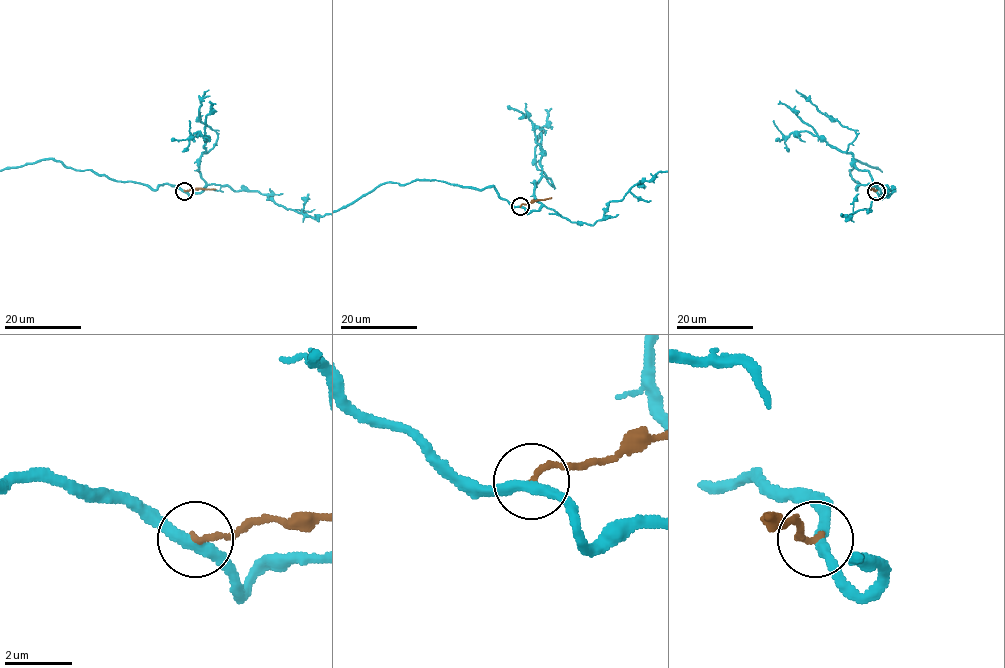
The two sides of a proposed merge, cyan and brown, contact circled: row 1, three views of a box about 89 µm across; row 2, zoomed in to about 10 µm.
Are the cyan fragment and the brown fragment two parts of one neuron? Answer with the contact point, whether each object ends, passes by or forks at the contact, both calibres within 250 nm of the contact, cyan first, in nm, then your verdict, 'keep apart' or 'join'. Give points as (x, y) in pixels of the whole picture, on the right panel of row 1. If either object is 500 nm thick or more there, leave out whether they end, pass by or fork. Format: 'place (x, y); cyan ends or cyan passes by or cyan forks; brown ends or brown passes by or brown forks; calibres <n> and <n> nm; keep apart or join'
place (876, 191); cyan passes by; brown ends; calibres 320 and 190 nm; keep apart

